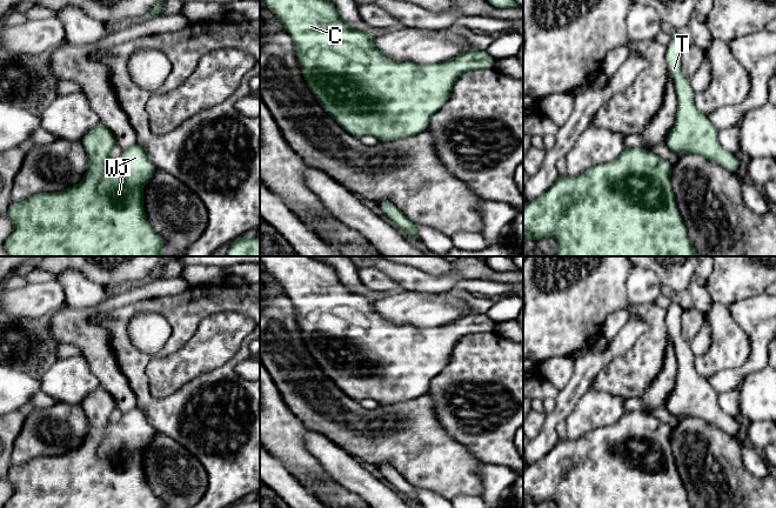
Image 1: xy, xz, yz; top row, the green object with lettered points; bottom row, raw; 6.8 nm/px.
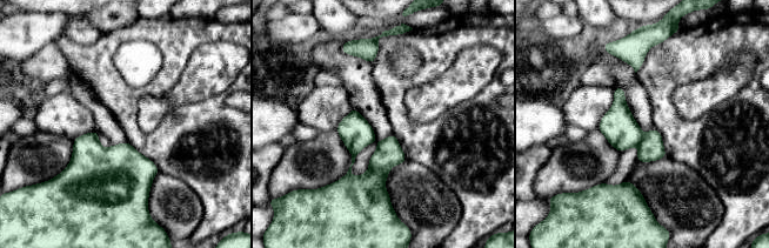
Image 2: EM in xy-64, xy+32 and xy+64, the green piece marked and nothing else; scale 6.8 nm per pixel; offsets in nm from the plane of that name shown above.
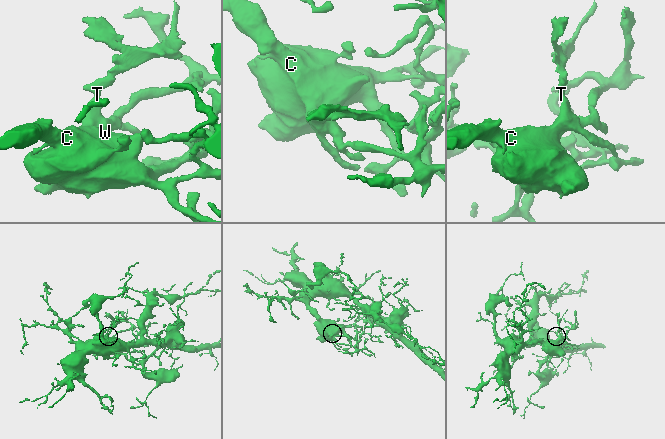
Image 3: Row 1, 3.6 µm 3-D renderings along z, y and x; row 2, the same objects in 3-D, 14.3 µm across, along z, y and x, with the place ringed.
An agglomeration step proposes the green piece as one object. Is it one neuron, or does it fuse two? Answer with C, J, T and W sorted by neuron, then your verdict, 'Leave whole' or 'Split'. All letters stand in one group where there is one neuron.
Groups: C J T W. Leave whole

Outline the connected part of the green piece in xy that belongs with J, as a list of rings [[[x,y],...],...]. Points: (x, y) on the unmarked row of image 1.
[[[101,386],[89,393],[81,406],[88,419],[83,442],[60,455],[38,456],[21,466],[12,464],[6,477],[13,486],[13,494],[2,508],[165,508],[165,503],[147,483],[143,472],[143,449],[158,433],[148,423],[146,415],[134,407],[116,425],[111,425],[111,414],[116,405],[114,397]]]

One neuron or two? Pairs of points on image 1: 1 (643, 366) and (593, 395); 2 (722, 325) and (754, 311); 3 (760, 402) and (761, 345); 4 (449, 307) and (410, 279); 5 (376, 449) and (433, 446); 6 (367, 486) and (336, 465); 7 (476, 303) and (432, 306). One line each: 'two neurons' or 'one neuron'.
1: two neurons
2: two neurons
3: two neurons
4: two neurons
5: one neuron
6: one neuron
7: two neurons

